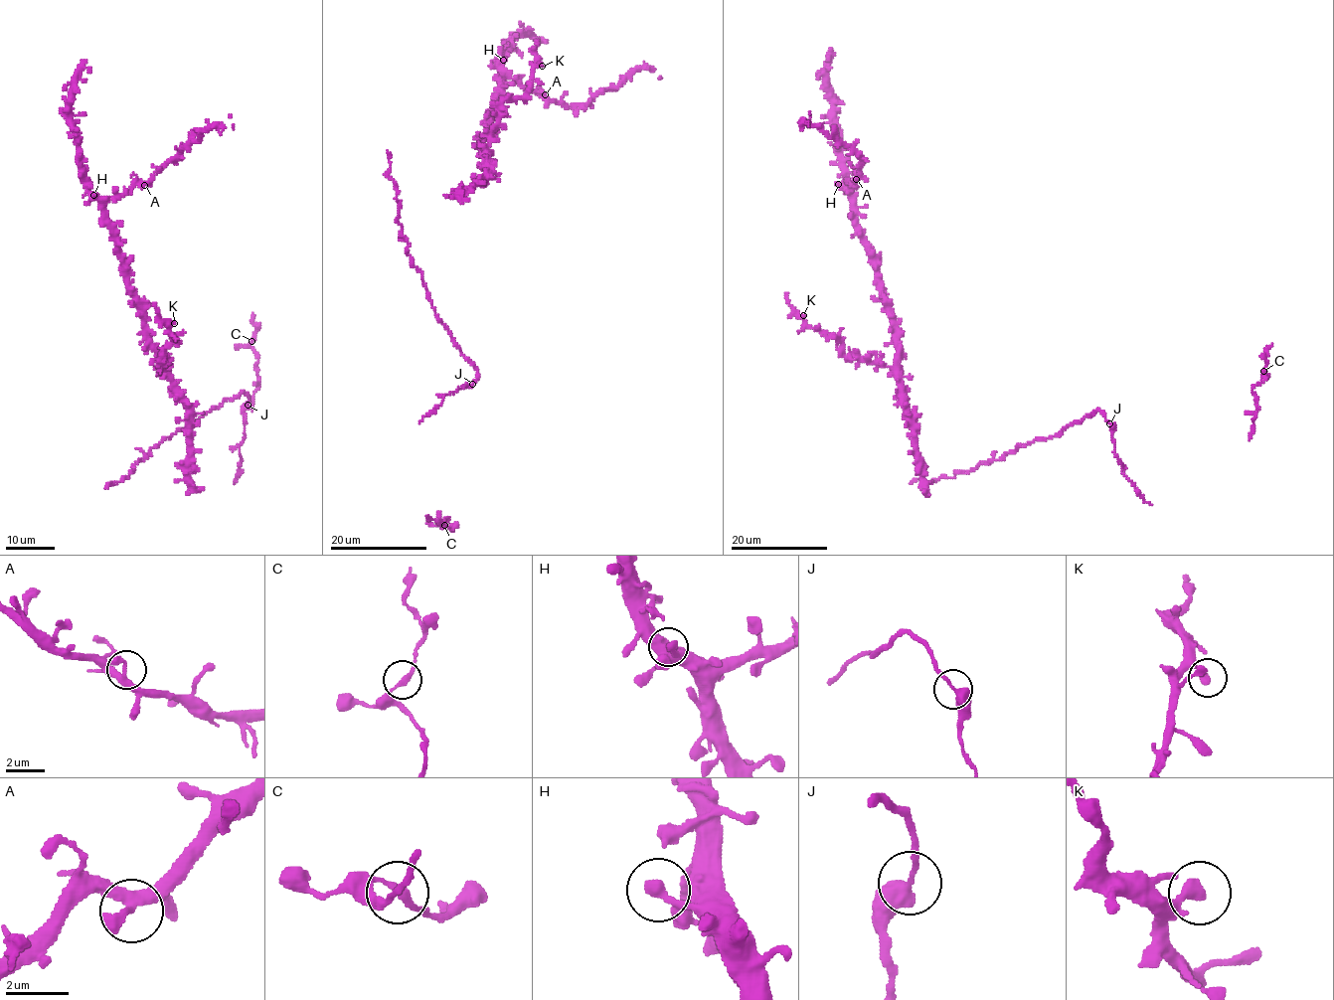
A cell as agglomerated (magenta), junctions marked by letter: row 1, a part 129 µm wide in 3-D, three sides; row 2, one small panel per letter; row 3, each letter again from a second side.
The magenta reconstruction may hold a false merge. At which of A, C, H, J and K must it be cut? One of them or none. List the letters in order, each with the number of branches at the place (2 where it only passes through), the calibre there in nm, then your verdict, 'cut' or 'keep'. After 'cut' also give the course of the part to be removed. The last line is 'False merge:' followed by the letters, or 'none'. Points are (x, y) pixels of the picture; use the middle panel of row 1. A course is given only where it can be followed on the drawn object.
A: 2 branches meet; 320 nm thick; keep
C: 2 branches meet; 220 nm thick; keep
H: 1 branches meet; 360 nm thick; keep
J: 2 branches meet; 360 nm thick; cut; foreign part runs (472, 384), (476, 368), (437, 318), (422, 273), (406, 249), (386, 151)
K: 1 branches meet; 420 nm thick; keep
False merge: J

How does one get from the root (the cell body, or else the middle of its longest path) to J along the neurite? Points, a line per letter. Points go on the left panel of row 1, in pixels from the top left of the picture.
J: (127, 477), (138, 459), (151, 456), (152, 447), (227, 399), (244, 392), (248, 405)

